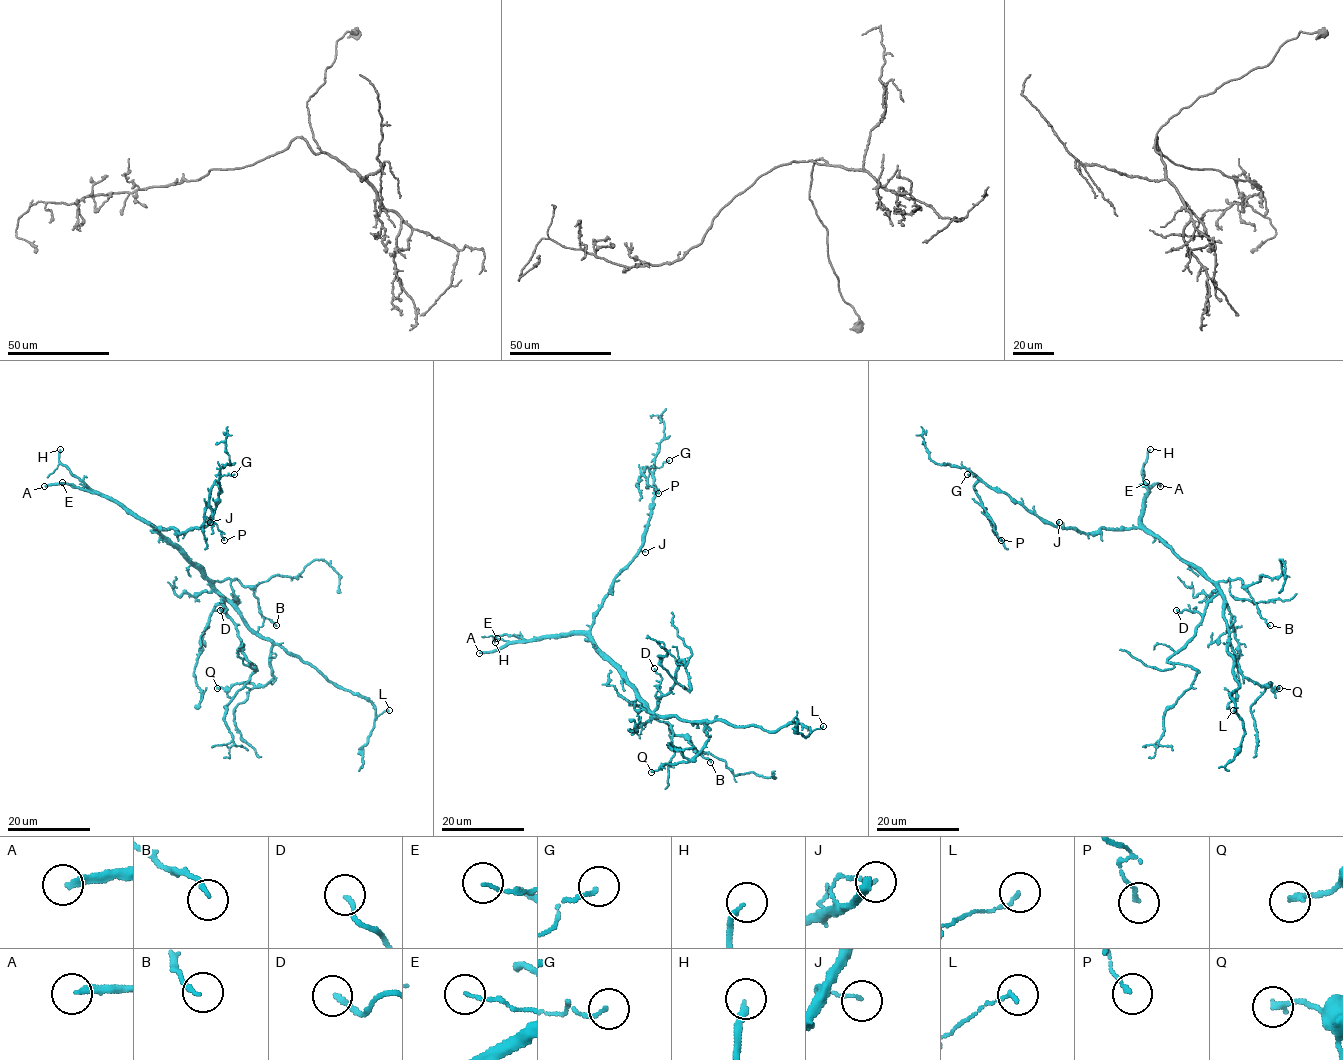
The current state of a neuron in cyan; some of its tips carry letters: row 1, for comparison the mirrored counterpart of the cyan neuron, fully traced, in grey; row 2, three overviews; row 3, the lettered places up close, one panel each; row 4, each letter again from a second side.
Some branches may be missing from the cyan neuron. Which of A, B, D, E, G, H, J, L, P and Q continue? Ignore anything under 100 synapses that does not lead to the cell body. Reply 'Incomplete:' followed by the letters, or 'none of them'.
Incomplete: A, H

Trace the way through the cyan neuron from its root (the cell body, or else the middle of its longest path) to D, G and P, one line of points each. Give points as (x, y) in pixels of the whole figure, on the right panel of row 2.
D: (1177, 555), (1199, 570), (1219, 592), (1207, 603), (1203, 614), (1176, 610)
G: (1177, 555), (1154, 535), (1139, 527), (1080, 533), (1043, 523), (1008, 495), (986, 486), (976, 475), (967, 474)
P: (1177, 555), (1139, 527), (1080, 533), (1043, 523), (1008, 495), (979, 481), (976, 493), (1001, 540)

